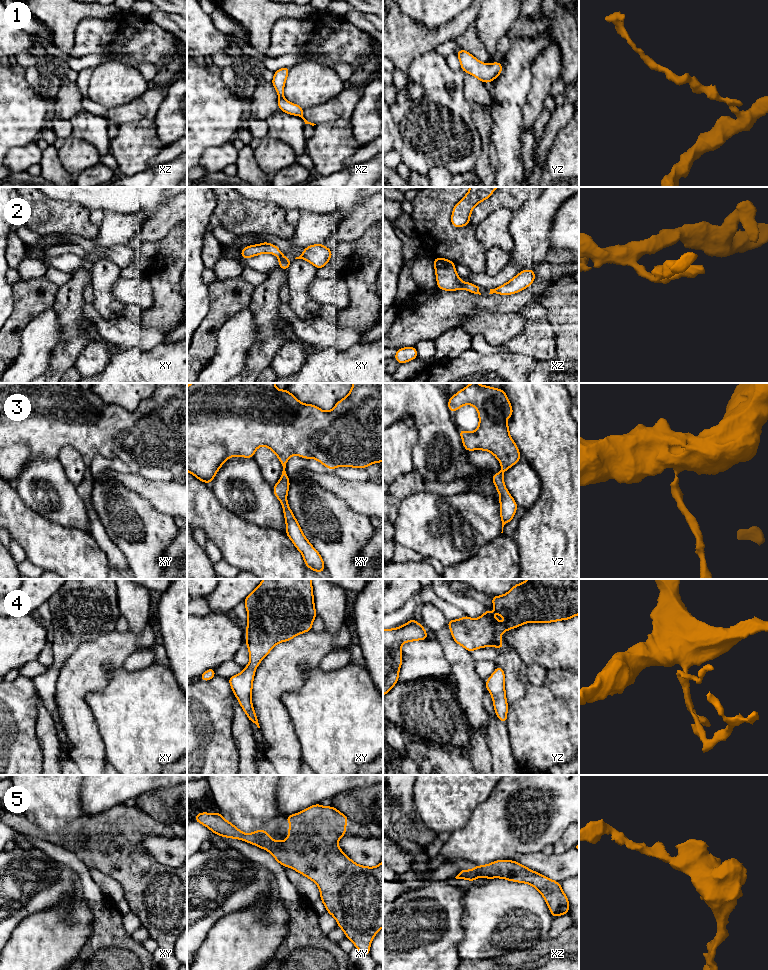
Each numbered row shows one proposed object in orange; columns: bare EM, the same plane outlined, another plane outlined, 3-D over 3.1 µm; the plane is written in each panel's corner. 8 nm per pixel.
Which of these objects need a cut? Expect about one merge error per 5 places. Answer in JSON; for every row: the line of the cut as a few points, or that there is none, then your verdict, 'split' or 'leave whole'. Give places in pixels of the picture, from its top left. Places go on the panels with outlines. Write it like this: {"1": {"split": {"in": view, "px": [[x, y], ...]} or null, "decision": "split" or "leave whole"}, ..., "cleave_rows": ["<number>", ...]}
{"1": {"split": null, "decision": "leave whole"}, "2": {"split": null, "decision": "leave whole"}, "3": {"split": null, "decision": "leave whole"}, "4": {"split": null, "decision": "leave whole"}, "5": {"split": null, "decision": "leave whole"}, "cleave_rows": []}

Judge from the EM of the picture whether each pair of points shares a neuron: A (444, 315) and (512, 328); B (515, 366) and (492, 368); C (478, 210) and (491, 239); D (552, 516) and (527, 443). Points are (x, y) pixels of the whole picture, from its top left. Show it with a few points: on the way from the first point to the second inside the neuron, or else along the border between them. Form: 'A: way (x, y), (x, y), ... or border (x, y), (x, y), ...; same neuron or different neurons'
A: border (489, 311), (477, 311), (460, 326); different neurons
B: way (509, 368), (498, 368); same neuron
C: border (502, 207), (489, 213), (474, 228); different neurons
D: way (555, 498), (555, 471), (545, 461); same neuron

